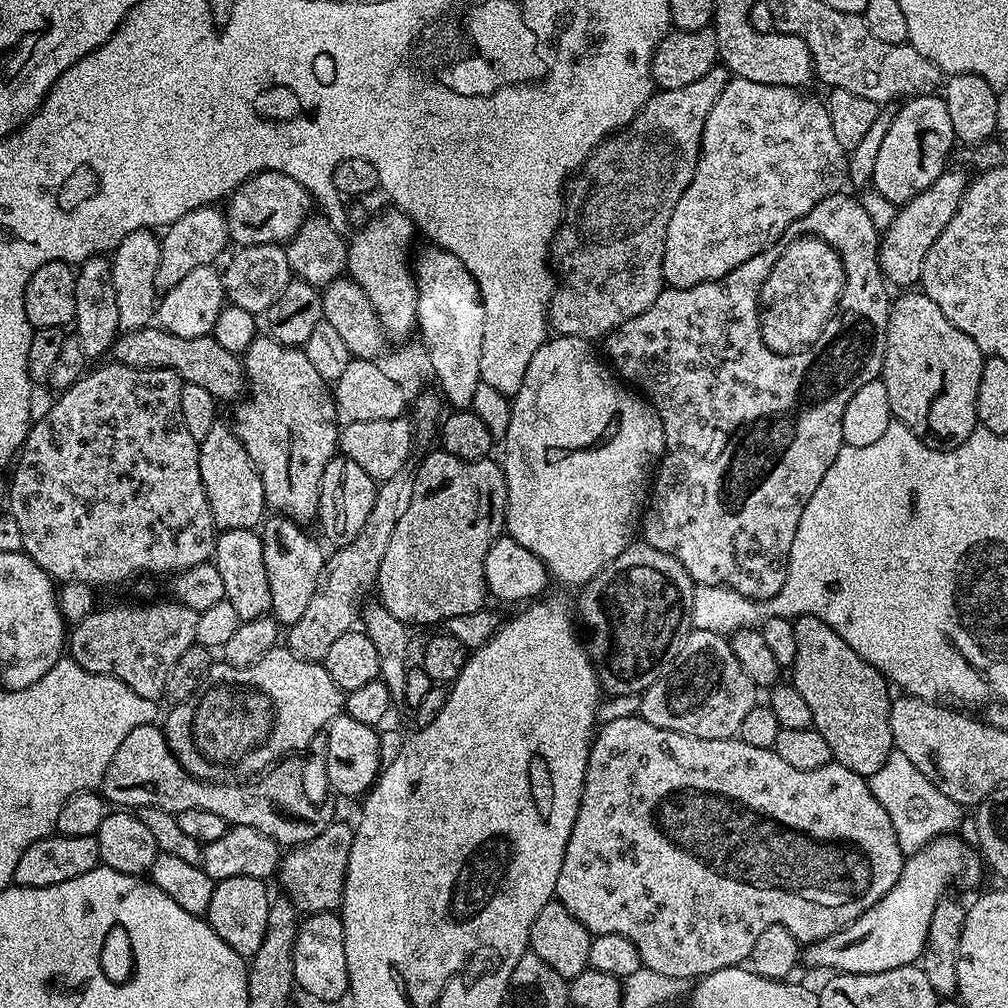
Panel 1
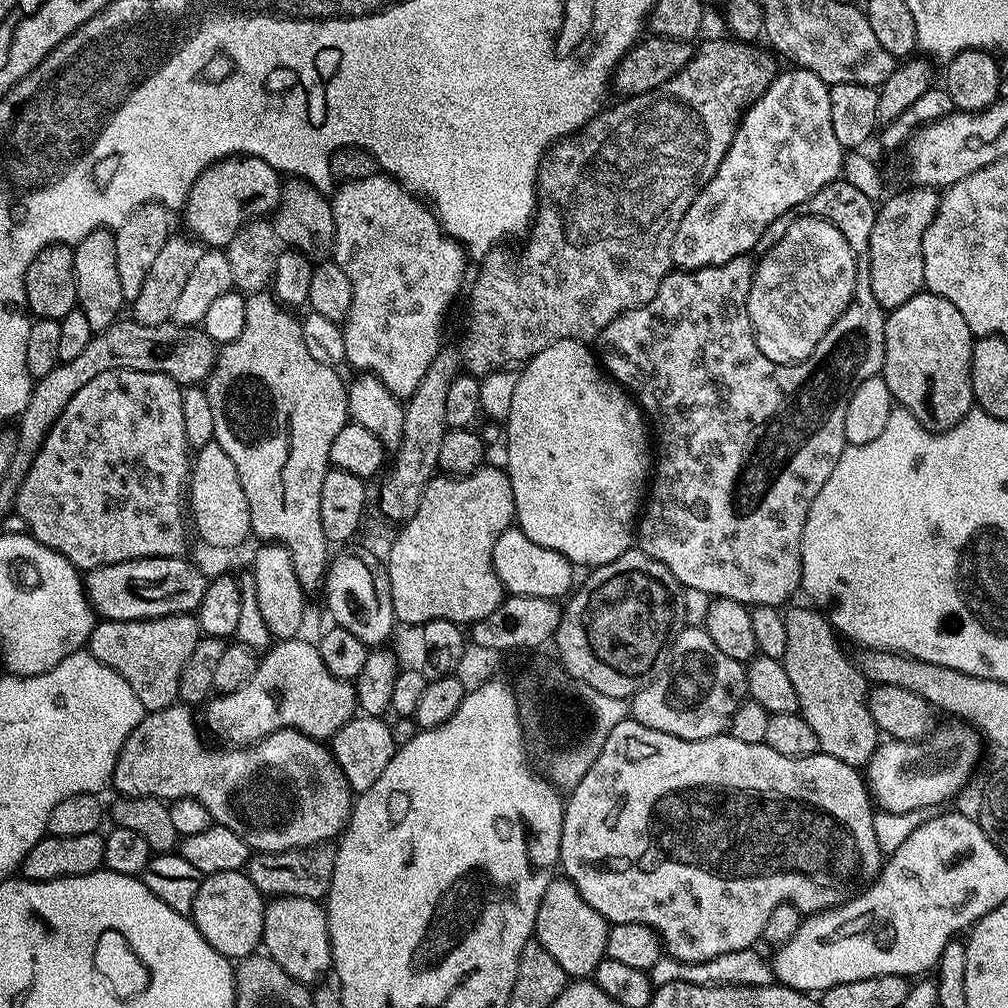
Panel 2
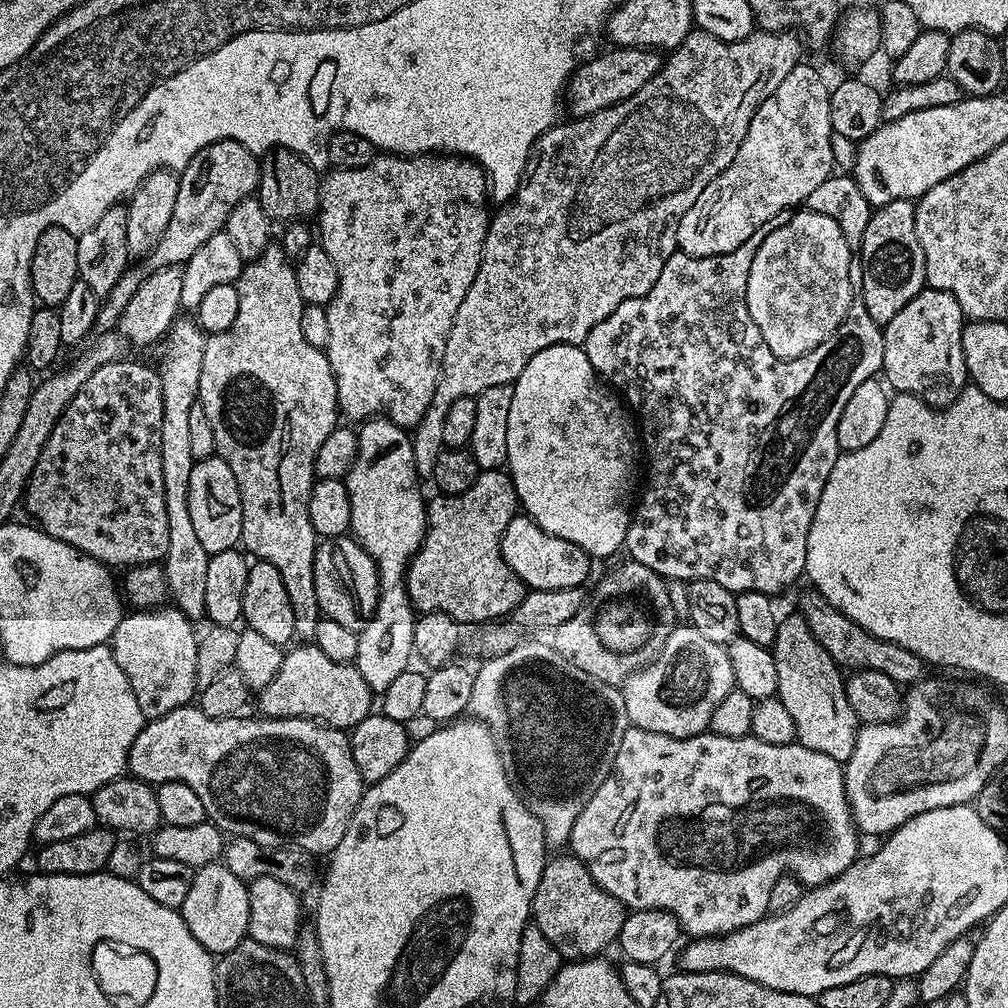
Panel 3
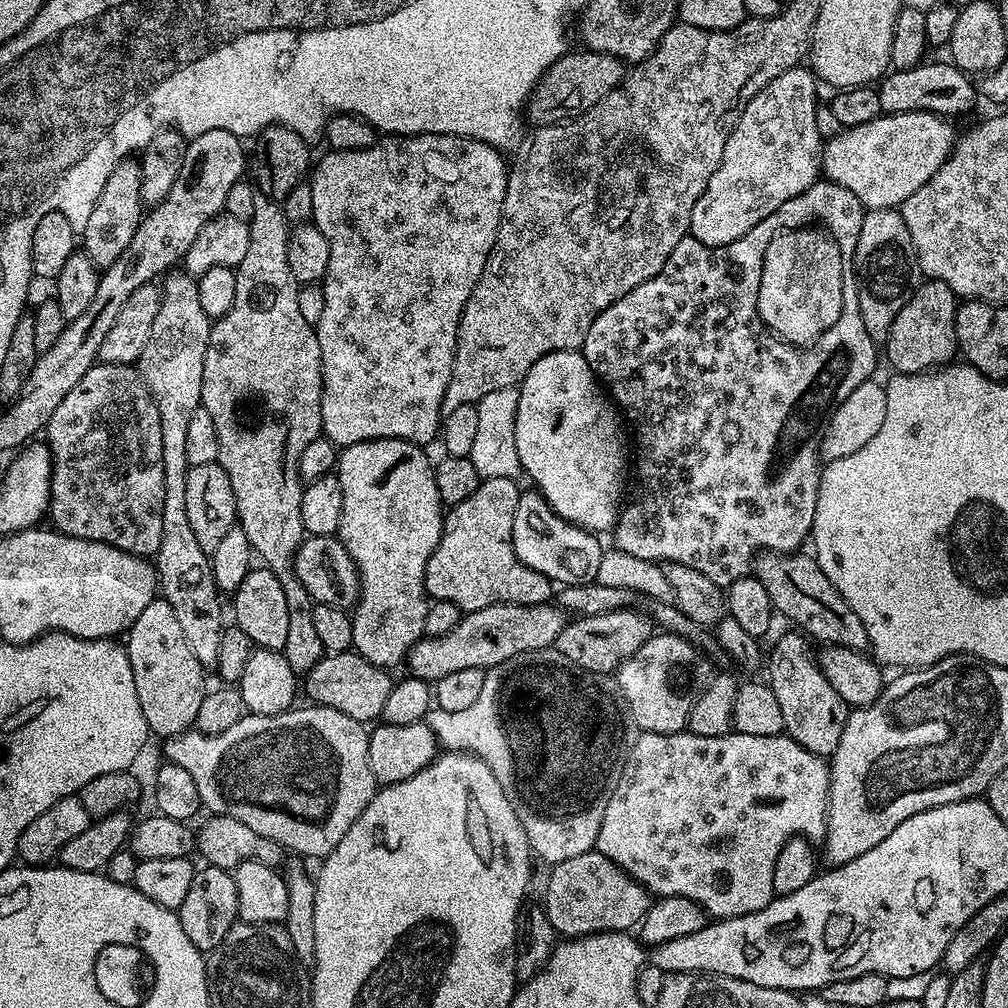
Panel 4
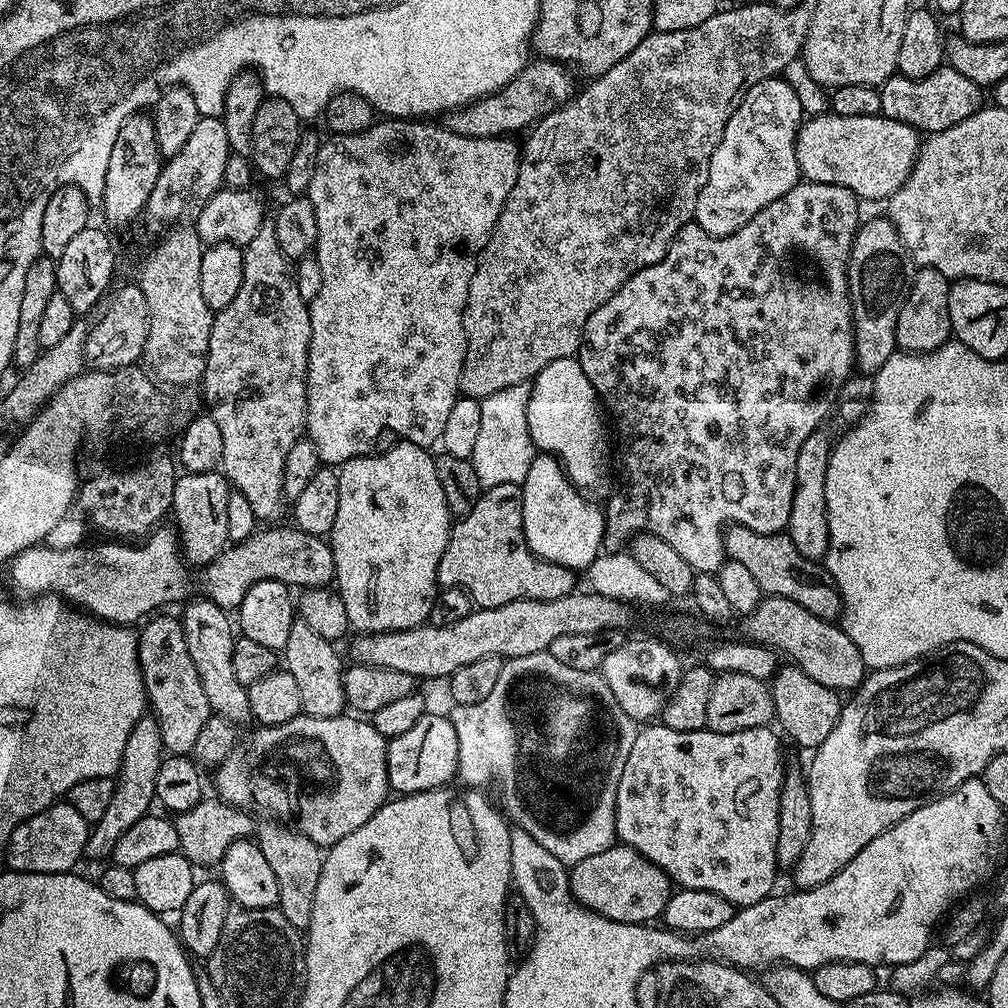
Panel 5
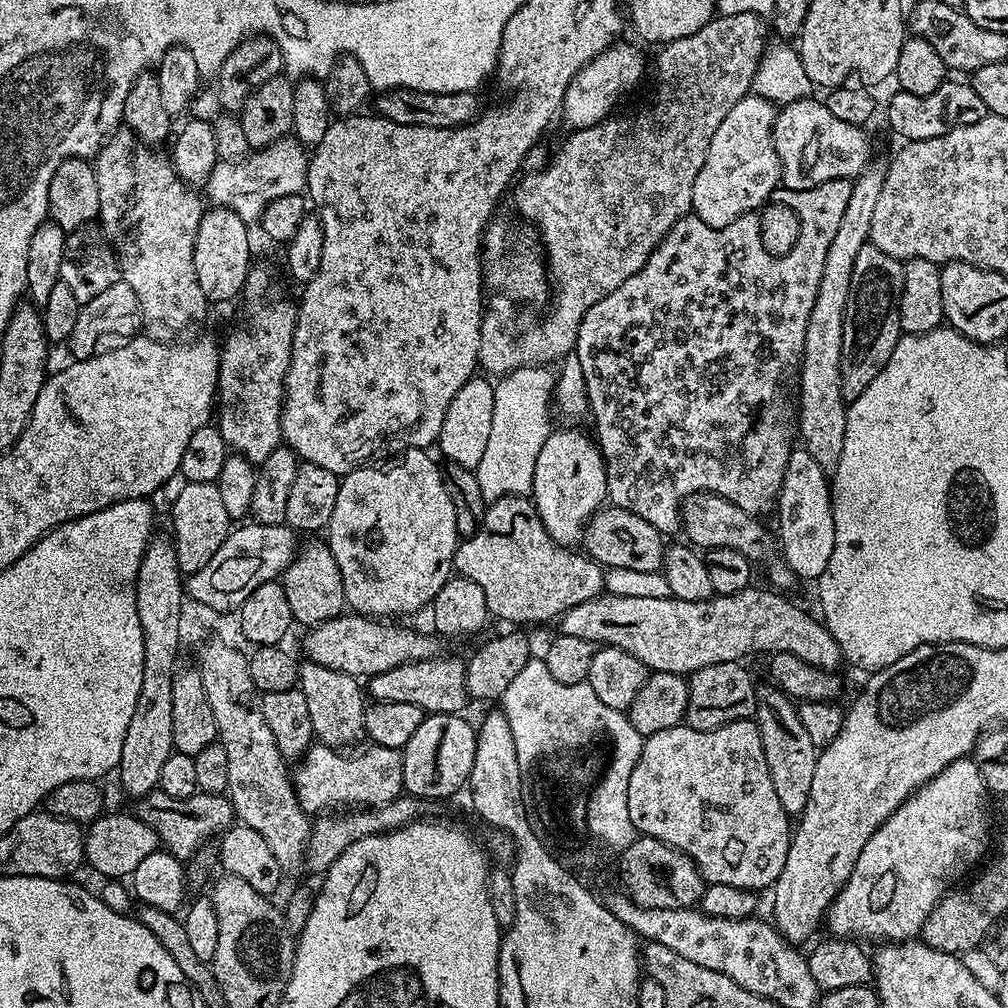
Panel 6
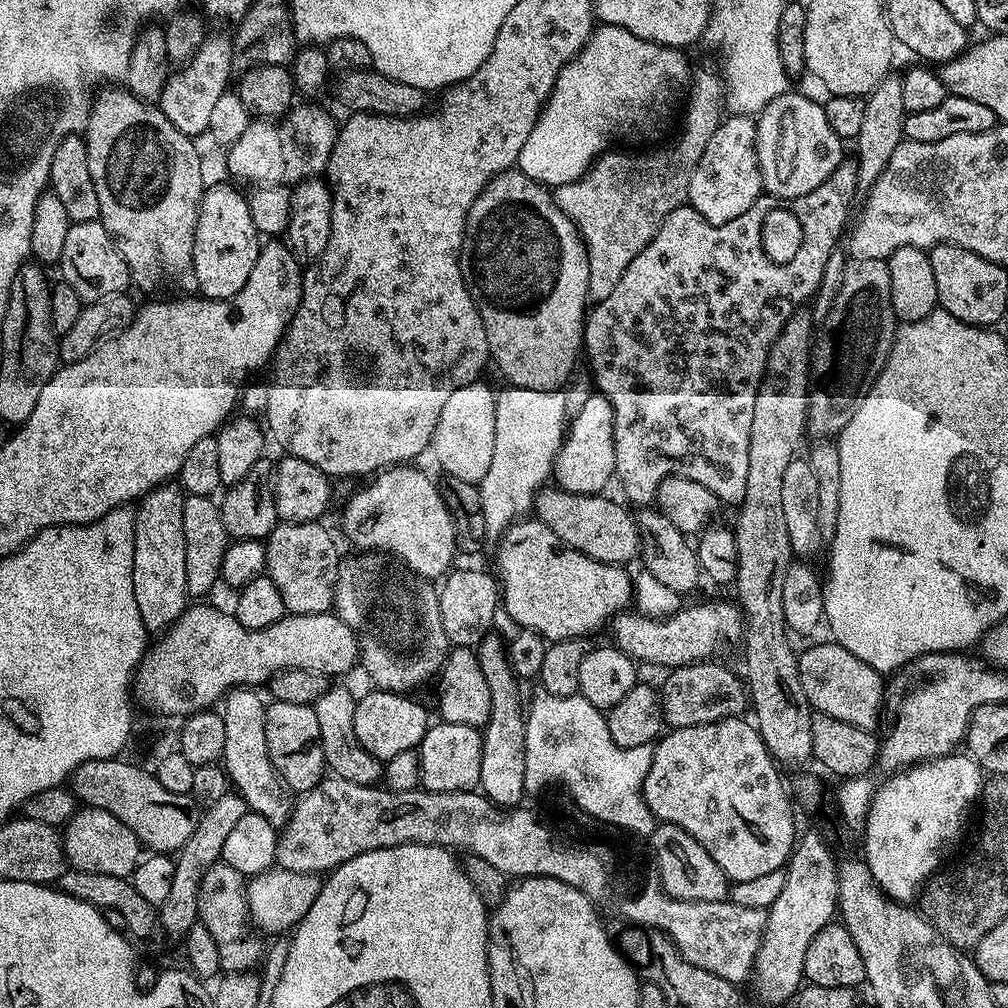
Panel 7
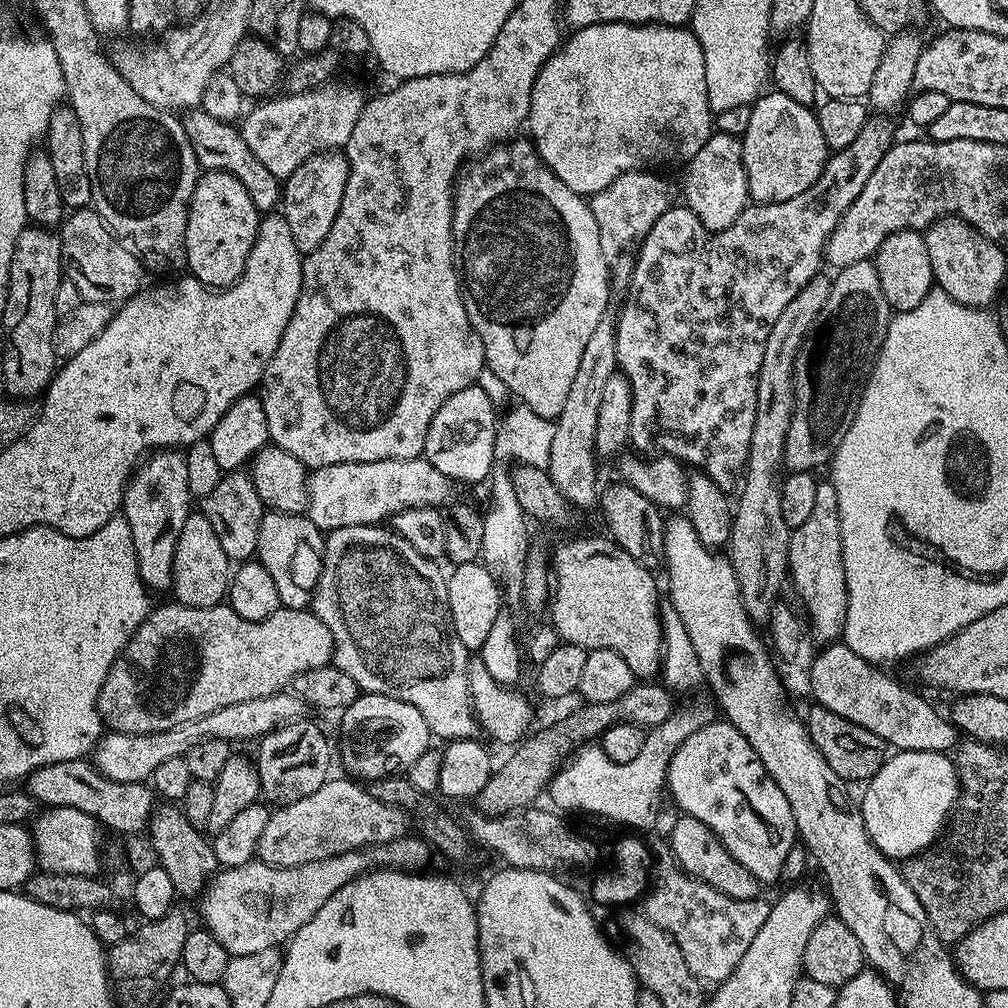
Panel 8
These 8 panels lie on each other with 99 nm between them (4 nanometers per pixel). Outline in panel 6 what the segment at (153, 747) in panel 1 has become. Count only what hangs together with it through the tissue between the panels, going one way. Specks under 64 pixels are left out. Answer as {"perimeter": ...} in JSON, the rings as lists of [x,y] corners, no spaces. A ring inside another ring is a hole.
{"perimeter":[[[313,743],[294,768],[294,787],[302,810],[309,814],[328,814],[333,810],[375,810],[399,798],[404,792],[403,751],[373,743],[367,747],[344,751]]]}

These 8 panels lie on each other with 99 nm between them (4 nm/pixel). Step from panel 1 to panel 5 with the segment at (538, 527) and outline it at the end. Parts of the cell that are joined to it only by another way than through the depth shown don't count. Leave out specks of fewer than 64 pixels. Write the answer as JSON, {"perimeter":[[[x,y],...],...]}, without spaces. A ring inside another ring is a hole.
{"perimeter":[[[567,356],[550,362],[530,384],[532,393],[528,399],[526,410],[526,426],[530,426],[530,438],[533,445],[541,453],[555,454],[564,466],[568,479],[581,490],[588,488],[604,488],[608,484],[608,459],[612,452],[608,449],[610,428],[604,425],[605,413],[602,411],[602,401],[597,396],[594,386],[590,386],[590,378],[586,378],[586,370],[582,370],[579,359]]]}

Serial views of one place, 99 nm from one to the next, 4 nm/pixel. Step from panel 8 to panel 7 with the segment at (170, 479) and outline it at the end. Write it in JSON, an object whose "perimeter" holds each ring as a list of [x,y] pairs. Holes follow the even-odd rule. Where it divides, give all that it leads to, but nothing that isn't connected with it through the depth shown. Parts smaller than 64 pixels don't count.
{"perimeter":[[[175,483],[161,484],[135,505],[134,598],[149,634],[163,634],[189,607],[186,586],[186,533],[182,530],[185,493]]]}

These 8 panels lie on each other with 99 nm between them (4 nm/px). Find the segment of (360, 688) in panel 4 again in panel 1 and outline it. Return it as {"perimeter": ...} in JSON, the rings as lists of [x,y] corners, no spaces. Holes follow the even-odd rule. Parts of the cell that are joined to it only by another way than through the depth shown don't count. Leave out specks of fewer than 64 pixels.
{"perimeter":[[[287,646],[271,648],[248,668],[213,663],[204,682],[189,700],[171,705],[172,713],[162,721],[164,737],[178,762],[192,776],[209,782],[244,782],[259,777],[273,764],[300,752],[328,724],[341,715],[346,696],[330,678],[323,663],[303,660]]]}

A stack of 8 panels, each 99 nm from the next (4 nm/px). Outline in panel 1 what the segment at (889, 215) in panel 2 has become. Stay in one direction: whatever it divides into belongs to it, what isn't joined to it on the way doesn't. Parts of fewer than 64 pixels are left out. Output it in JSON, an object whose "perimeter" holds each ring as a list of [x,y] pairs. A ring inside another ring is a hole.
{"perimeter":[[[955,166],[945,170],[936,181],[922,194],[910,198],[910,202],[899,205],[896,216],[888,228],[883,229],[880,237],[880,271],[883,279],[897,284],[897,289],[908,290],[921,283],[920,275],[926,262],[926,254],[934,242],[938,242],[938,234],[946,230],[950,218],[958,210],[964,192],[968,189],[970,176]]]}

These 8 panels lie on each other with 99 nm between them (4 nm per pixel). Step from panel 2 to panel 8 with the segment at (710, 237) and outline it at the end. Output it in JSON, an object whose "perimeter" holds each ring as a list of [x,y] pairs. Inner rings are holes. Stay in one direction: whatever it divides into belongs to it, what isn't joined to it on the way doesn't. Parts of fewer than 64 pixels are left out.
{"perimeter":[[[720,130],[713,131],[706,146],[702,146],[702,150],[698,150],[698,154],[694,154],[694,158],[687,161],[687,168],[684,192],[682,188],[683,203],[698,217],[709,233],[726,230],[750,203],[741,137],[731,136],[730,133]]]}

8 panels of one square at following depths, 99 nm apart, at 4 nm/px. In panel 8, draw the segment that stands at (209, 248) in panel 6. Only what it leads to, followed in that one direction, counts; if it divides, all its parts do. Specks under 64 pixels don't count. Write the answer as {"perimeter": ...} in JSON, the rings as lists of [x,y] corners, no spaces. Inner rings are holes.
{"perimeter":[[[205,171],[197,179],[186,222],[186,268],[212,290],[229,288],[244,273],[250,246],[254,246],[261,213],[256,211],[246,186],[225,172]]]}

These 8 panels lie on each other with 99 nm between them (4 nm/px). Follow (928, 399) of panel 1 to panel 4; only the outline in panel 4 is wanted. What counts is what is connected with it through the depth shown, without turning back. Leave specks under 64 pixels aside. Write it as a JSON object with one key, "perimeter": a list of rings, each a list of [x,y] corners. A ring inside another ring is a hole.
{"perimeter":[[[925,279],[916,287],[910,302],[898,310],[898,318],[894,318],[894,326],[890,326],[886,341],[888,360],[896,367],[897,373],[930,372],[947,365],[957,355],[957,303],[958,298],[950,286],[941,280]]]}

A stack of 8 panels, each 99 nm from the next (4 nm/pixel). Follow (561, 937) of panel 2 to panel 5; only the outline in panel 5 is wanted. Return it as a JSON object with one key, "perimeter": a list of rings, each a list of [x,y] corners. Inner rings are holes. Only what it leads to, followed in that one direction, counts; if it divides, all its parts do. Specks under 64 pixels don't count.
{"perimeter":[[[619,842],[602,850],[602,854],[593,854],[591,858],[571,865],[568,885],[572,896],[583,908],[596,912],[602,918],[627,924],[659,921],[674,891],[672,879],[662,869],[638,854],[638,850]]]}

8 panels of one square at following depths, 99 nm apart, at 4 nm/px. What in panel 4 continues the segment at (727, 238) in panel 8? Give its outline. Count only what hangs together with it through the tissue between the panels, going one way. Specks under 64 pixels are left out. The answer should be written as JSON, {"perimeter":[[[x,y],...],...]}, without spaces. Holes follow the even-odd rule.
{"perimeter":[[[827,178],[817,179],[805,192],[790,198],[790,202],[782,202],[774,214],[762,218],[758,226],[754,226],[742,238],[717,248],[708,248],[698,242],[693,236],[686,235],[678,246],[666,258],[666,266],[654,278],[642,282],[642,286],[634,286],[630,294],[618,298],[618,302],[611,304],[590,326],[584,339],[582,349],[586,362],[592,368],[592,373],[606,389],[607,395],[614,401],[617,409],[626,417],[627,423],[632,423],[631,431],[636,431],[634,440],[634,476],[640,479],[636,488],[636,497],[621,507],[620,516],[616,519],[614,535],[615,547],[626,554],[634,554],[634,558],[646,558],[657,562],[681,564],[690,566],[690,570],[698,570],[698,574],[706,574],[710,582],[721,586],[733,584],[738,578],[749,575],[754,568],[754,557],[765,552],[795,552],[801,547],[800,543],[809,539],[814,510],[818,502],[820,491],[820,473],[822,461],[819,439],[824,426],[832,416],[832,411],[854,390],[854,386],[862,386],[875,372],[877,341],[866,334],[866,326],[862,322],[862,310],[858,306],[858,290],[856,289],[856,267],[852,259],[854,250],[858,246],[858,233],[862,231],[862,218],[866,209],[864,204],[846,190],[846,186],[838,186]],[[819,226],[833,240],[836,241],[842,256],[842,270],[844,271],[844,289],[842,290],[842,312],[838,320],[828,330],[817,337],[807,346],[797,346],[777,339],[772,332],[766,330],[760,318],[758,308],[759,283],[762,279],[763,256],[766,248],[775,236],[785,229],[807,228]]]}

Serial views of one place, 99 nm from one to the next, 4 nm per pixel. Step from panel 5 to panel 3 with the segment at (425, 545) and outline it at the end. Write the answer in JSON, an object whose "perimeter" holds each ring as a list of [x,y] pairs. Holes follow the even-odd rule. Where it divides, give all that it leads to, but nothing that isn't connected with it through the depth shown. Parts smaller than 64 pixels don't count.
{"perimeter":[[[373,418],[359,425],[356,437],[358,454],[346,477],[350,494],[350,522],[352,523],[350,532],[375,562],[380,591],[377,594],[377,606],[373,616],[358,632],[358,654],[354,663],[358,674],[366,678],[368,687],[373,693],[383,694],[386,686],[390,686],[390,682],[398,679],[398,674],[409,671],[411,664],[408,663],[414,660],[414,626],[418,613],[408,597],[406,573],[413,556],[424,541],[424,535],[428,529],[428,510],[426,496],[420,493],[422,480],[416,475],[411,435],[405,429],[399,428],[393,420]]]}

